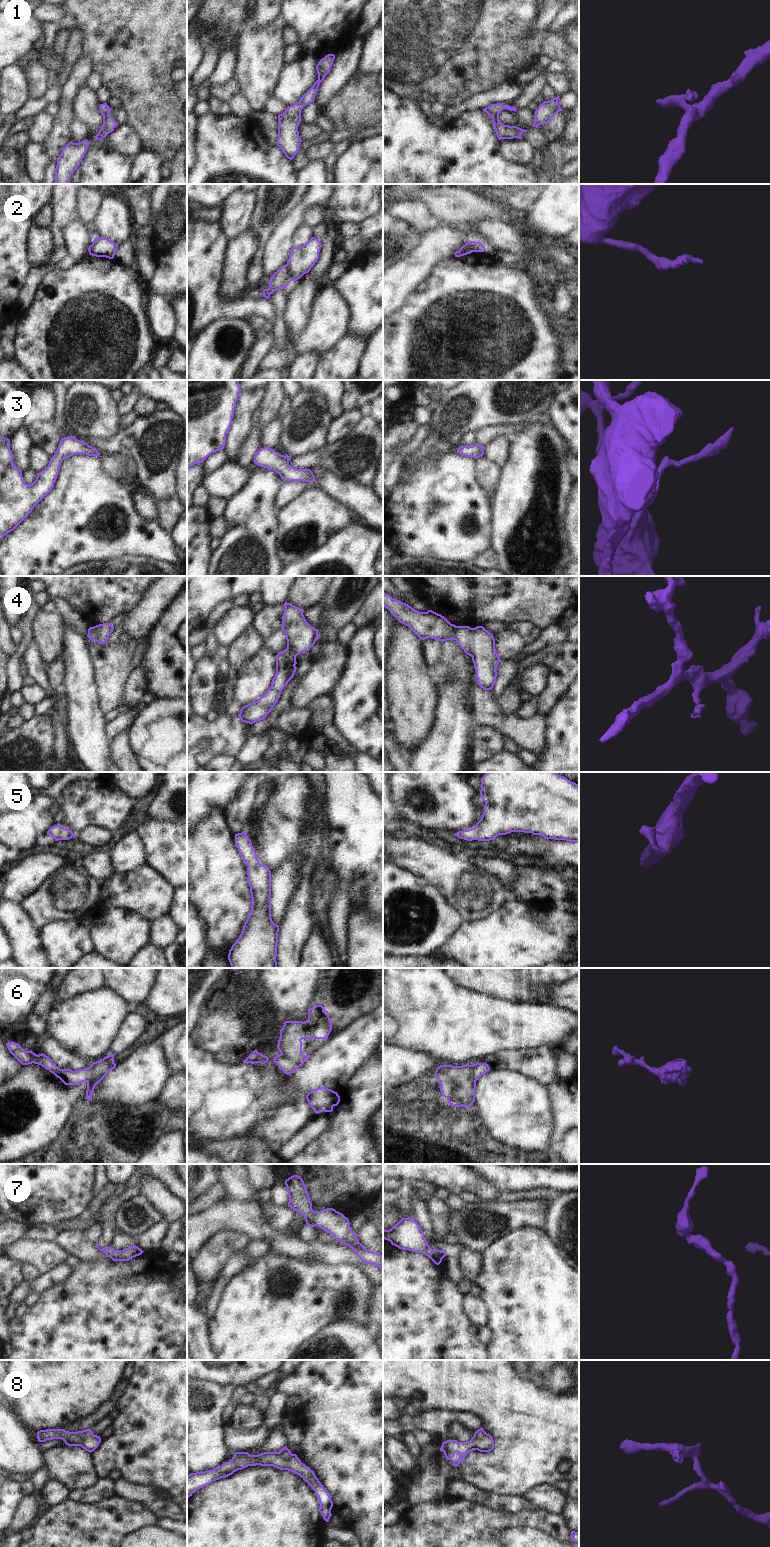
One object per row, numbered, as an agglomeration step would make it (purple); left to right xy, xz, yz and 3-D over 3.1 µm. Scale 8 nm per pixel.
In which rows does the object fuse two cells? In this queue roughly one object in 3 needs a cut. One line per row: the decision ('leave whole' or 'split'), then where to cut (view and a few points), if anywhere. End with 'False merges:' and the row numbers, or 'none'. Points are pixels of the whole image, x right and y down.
1: leave whole; no cut
2: split; cut in xz along (286, 264), (288, 276), (291, 280)
3: leave whole; no cut
4: split; cut in xy along (93, 627), (97, 641)
5: leave whole; no cut
6: leave whole; no cut
7: leave whole; no cut
8: leave whole; no cut
False merges: 2, 4

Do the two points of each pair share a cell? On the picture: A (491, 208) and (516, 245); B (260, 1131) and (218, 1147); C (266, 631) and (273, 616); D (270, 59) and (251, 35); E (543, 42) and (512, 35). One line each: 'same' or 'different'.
A: different
B: different
C: same
D: same
E: same

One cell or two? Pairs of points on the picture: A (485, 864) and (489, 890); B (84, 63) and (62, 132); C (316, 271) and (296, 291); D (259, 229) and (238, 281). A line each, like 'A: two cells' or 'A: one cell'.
A: two cells
B: one cell
C: two cells
D: two cells

